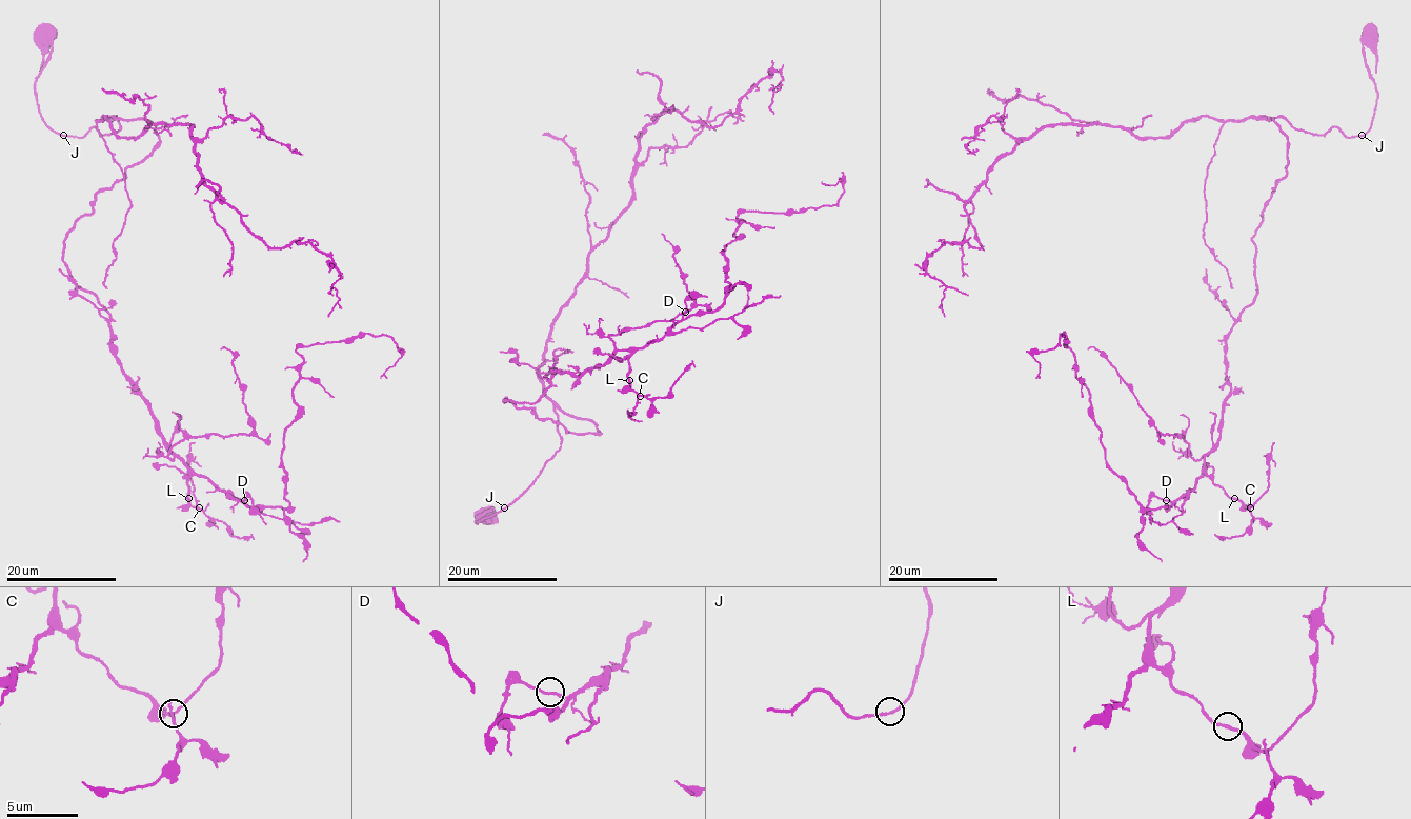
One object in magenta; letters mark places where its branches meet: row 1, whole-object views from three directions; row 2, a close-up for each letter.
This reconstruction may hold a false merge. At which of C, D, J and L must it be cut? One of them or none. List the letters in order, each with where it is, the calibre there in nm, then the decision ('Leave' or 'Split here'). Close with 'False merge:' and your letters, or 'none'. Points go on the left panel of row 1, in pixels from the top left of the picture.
C: Place: (199, 507). Thickness 190 nm. Leave
D: Place: (244, 500). Thickness 160 nm. Leave
J: Place: (63, 135). Thickness 150 nm. Leave
L: Place: (188, 498). Thickness 220 nm. Leave
False merge: none

